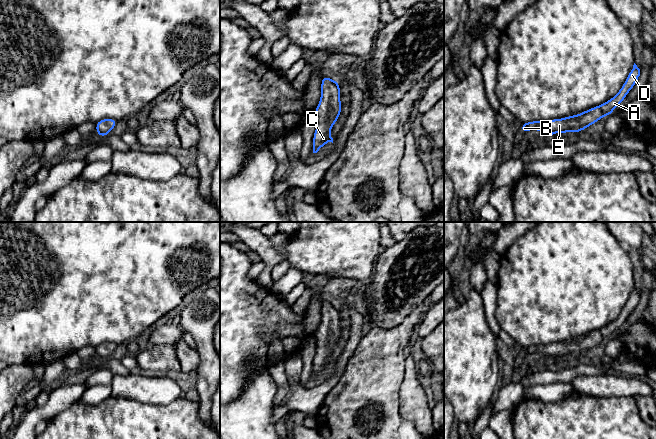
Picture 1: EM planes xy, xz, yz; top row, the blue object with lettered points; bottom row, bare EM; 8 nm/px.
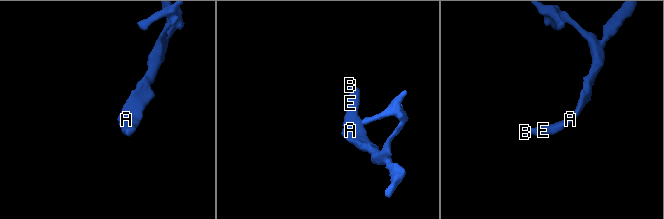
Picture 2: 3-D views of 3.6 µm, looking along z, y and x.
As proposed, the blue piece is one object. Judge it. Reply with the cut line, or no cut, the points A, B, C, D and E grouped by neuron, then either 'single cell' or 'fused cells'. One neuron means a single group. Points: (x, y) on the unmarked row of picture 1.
no cut | A B C D E | single cell

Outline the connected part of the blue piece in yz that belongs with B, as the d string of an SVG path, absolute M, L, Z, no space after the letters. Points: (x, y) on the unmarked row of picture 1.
M634 287L633 292L629 296L627 303L618 317L607 326L586 334L577 339L563 341L561 343L552 343L549 345L530 345L522 347L520 355L526 357L529 354L539 354L547 361L556 357L577 357L585 354L590 349L598 346L602 341L609 340L613 334L623 326L626 319L635 310L640 300L640 293Z

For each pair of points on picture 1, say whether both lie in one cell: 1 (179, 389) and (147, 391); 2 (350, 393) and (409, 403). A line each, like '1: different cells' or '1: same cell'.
1: same cell
2: different cells

